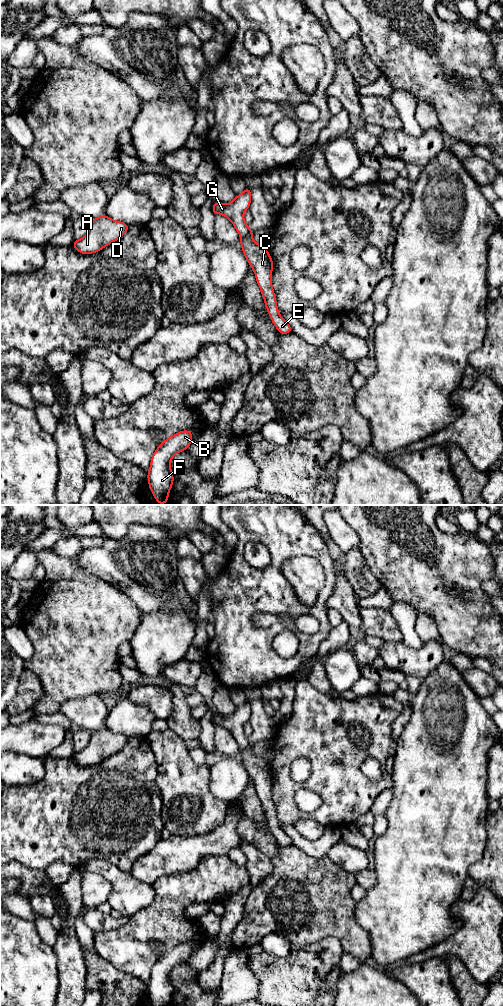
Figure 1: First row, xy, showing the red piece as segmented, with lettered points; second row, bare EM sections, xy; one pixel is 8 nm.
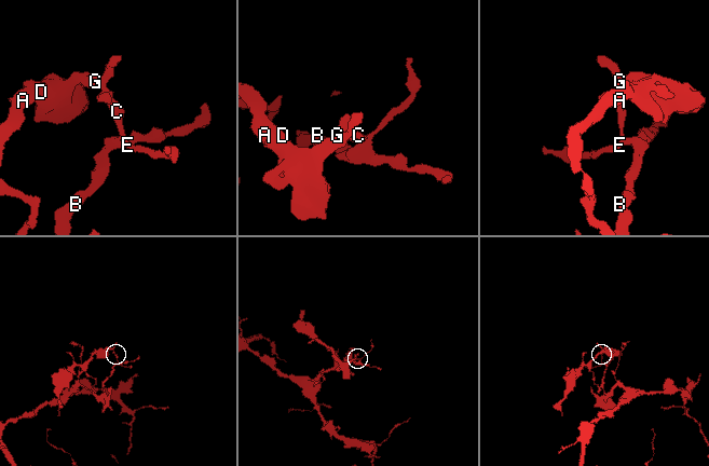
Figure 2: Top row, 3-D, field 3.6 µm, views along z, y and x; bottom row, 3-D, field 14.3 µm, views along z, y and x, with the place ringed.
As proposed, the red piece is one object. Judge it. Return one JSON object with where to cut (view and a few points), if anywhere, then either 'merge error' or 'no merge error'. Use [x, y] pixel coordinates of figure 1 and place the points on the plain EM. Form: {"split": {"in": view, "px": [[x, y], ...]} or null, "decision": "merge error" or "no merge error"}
{"split": {"in": "xy", "px": [[249, 741], [241, 750]]}, "decision": "merge error"}

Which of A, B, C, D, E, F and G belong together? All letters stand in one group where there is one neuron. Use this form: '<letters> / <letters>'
A D G / B C E F

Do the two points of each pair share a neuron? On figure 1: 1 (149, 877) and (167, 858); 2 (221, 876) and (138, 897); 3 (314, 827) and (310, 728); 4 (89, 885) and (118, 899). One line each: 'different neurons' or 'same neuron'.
1: same neuron
2: different neurons
3: different neurons
4: different neurons

